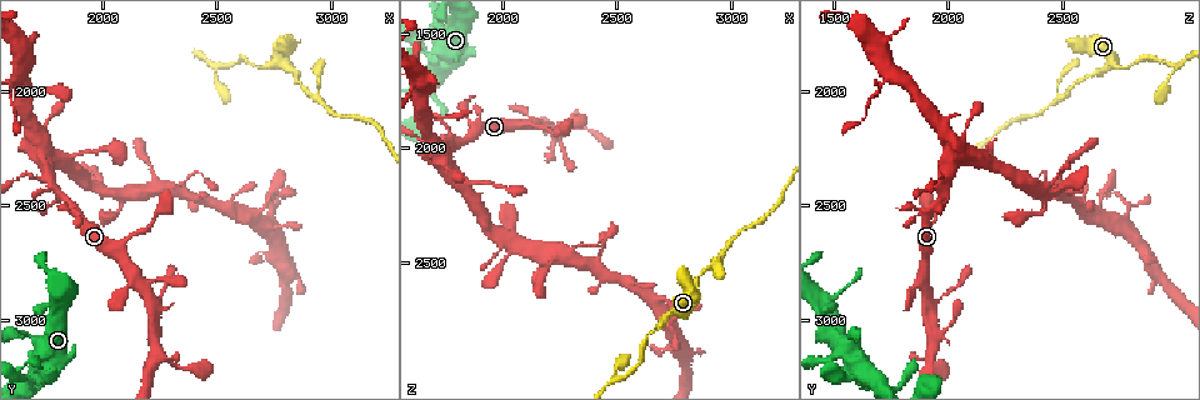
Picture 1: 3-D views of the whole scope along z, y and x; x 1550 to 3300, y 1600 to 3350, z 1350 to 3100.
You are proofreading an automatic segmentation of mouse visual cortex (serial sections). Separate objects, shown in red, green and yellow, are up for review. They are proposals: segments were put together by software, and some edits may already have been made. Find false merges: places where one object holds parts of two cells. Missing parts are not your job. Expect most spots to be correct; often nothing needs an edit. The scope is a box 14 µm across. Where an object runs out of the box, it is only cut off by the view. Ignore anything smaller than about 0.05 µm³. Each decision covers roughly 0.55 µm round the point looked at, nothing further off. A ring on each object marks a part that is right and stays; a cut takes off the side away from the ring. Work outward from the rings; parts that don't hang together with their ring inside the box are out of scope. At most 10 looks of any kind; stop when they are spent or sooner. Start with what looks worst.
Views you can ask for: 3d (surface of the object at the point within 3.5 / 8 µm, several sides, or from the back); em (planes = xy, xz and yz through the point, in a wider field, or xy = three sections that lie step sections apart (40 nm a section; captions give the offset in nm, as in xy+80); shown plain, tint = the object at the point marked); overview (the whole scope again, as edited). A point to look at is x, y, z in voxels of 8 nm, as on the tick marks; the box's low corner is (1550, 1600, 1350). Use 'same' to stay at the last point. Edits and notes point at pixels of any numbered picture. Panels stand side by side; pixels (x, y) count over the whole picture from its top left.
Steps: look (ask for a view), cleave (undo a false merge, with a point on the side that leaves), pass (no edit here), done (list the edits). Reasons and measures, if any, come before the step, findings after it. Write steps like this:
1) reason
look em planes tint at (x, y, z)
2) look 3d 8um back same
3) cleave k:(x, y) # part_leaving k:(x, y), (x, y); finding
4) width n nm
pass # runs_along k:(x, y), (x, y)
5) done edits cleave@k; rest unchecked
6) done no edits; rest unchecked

branch point
look 3d 8um at (2930, 2040, 2480)

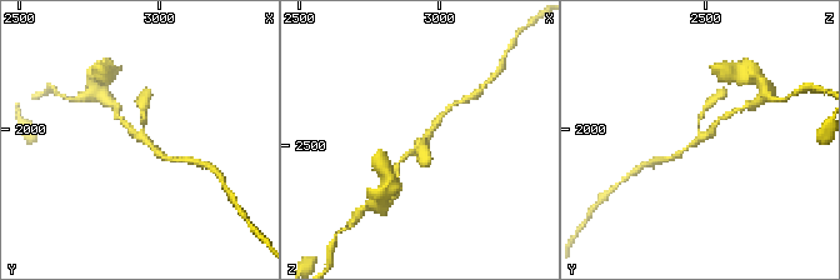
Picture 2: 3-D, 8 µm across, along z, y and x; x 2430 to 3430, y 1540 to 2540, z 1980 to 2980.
look 3d 3.5um at (2940, 2030, 2500)

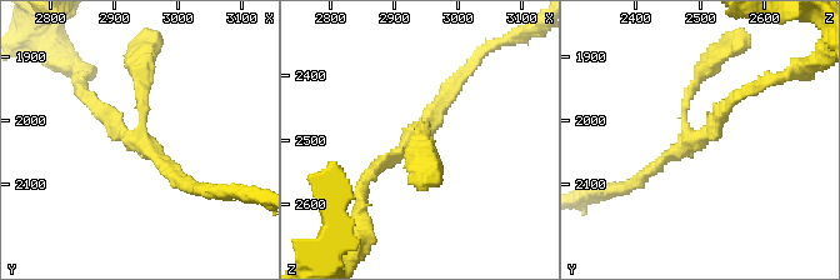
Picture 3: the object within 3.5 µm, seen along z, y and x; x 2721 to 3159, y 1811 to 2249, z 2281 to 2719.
arms 3; arm_widths 150, 150, 200 nm
look em xy step 1 tint at (2935, 2035, 2490)

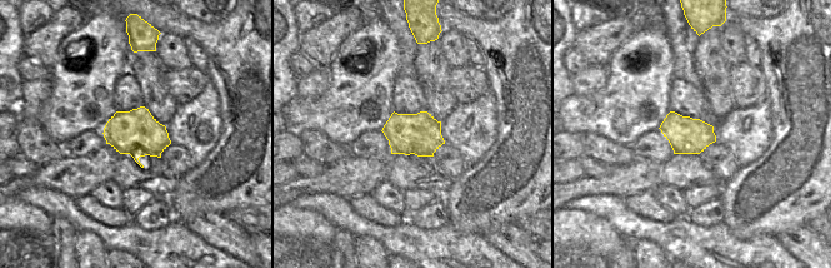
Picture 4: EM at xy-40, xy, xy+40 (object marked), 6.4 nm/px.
width 260 nm
pass # runs_along 3:(369, 176), (430, 121), (461, 74); continuous, no second cell

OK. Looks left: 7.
two arms in line, one across
look 3d 8um at (1750, 2380, 2000)

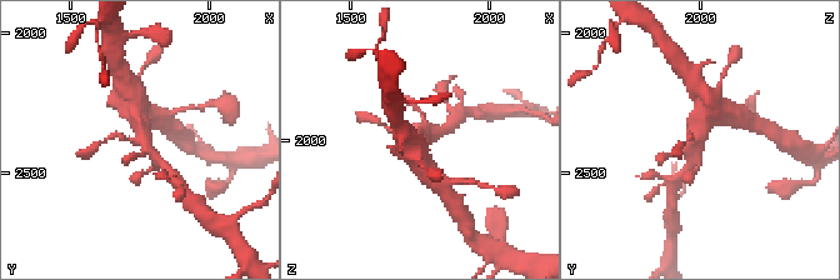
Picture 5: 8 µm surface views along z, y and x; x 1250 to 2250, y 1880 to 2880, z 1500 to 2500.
zoom in
look 3d 3.5um at (1760, 2390, 1990)

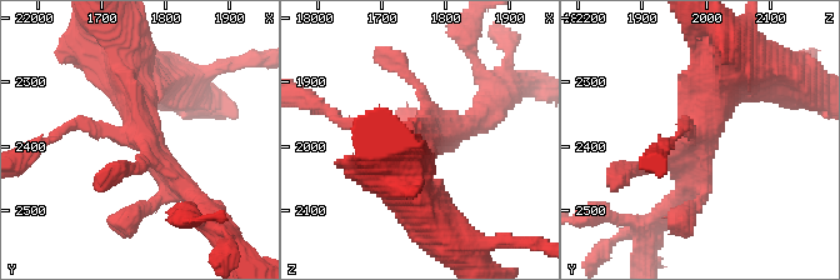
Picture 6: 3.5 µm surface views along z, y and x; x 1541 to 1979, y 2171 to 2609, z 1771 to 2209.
look em xy step 2 tint at (1765, 2380, 1990)

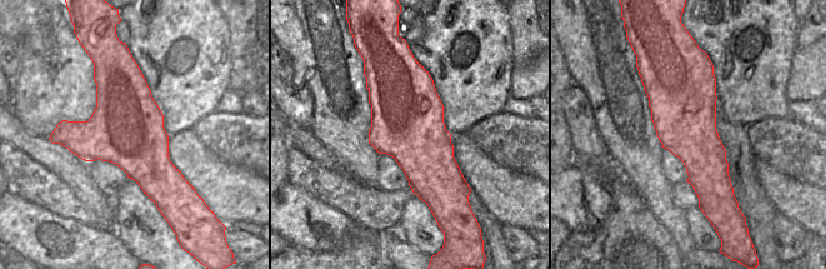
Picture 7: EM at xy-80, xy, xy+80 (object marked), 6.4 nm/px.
arms 3
pass # runs_along 6:(191, 196), (141, 131), (126, 58); continuous, no second cell

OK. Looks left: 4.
a fork
look 3d 3.5um back at (2510, 1890, 3000)

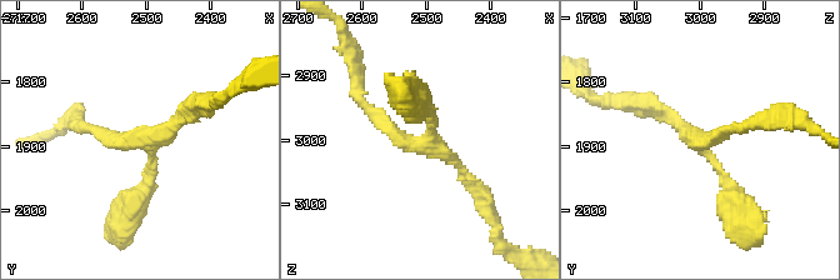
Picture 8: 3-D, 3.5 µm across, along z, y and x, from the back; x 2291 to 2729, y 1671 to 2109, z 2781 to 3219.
arms 3; arm_widths 150, 150, 200 nm; need the tissue
look em planes tint at (2505, 1900, 3005)

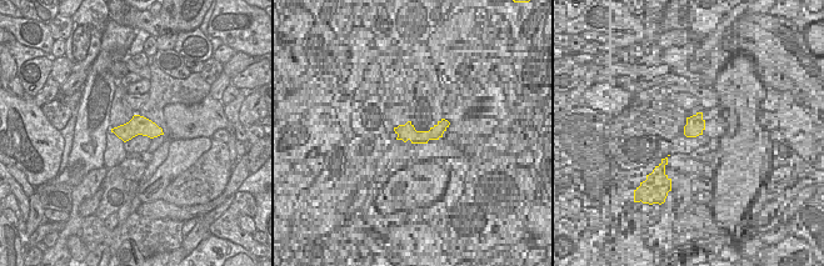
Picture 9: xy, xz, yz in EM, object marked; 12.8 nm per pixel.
look em xy step 1 tint same

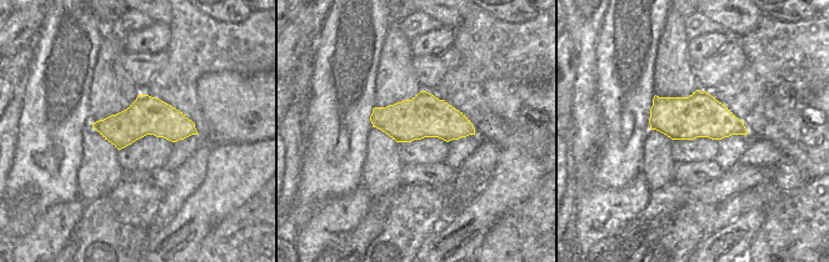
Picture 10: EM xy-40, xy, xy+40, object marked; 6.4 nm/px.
pass # runs_along 8:(80, 129), (153, 151), (130, 209); all the same cell

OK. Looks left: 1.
done no edits; rest unchecked

